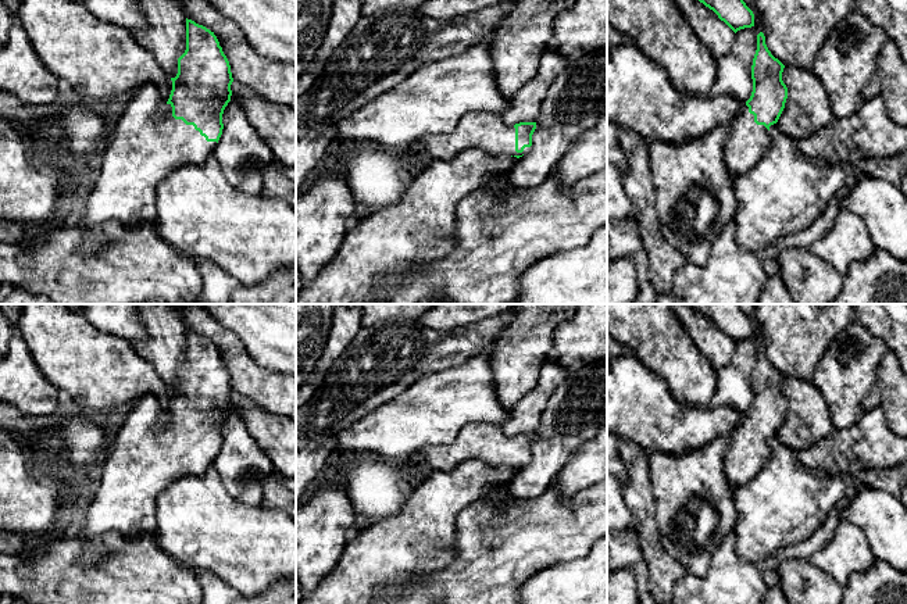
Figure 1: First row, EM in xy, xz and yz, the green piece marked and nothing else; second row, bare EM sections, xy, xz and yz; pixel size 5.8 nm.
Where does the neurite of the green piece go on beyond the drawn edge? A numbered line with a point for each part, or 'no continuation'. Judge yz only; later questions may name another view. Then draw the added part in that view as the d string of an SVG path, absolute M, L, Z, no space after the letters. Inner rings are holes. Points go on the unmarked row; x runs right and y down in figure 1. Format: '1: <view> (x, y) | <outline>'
1: yz (746, 454) | M742 417L728 437L724 455L724 472L731 489L753 482L769 457L769 442L754 433L749 418Z

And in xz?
1: xz (486, 442) | M492 422L468 423L460 430L457 437L443 446L426 446L422 453L435 469L435 472L451 472L467 461L483 461L490 467L522 467L529 464L531 458L525 458L522 464L515 462L515 439L503 432L501 425Z

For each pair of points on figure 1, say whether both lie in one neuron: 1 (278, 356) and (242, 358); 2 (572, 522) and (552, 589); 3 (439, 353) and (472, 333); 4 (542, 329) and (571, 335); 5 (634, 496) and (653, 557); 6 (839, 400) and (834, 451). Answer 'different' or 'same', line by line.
1: different
2: different
3: same
4: different
5: same
6: different

